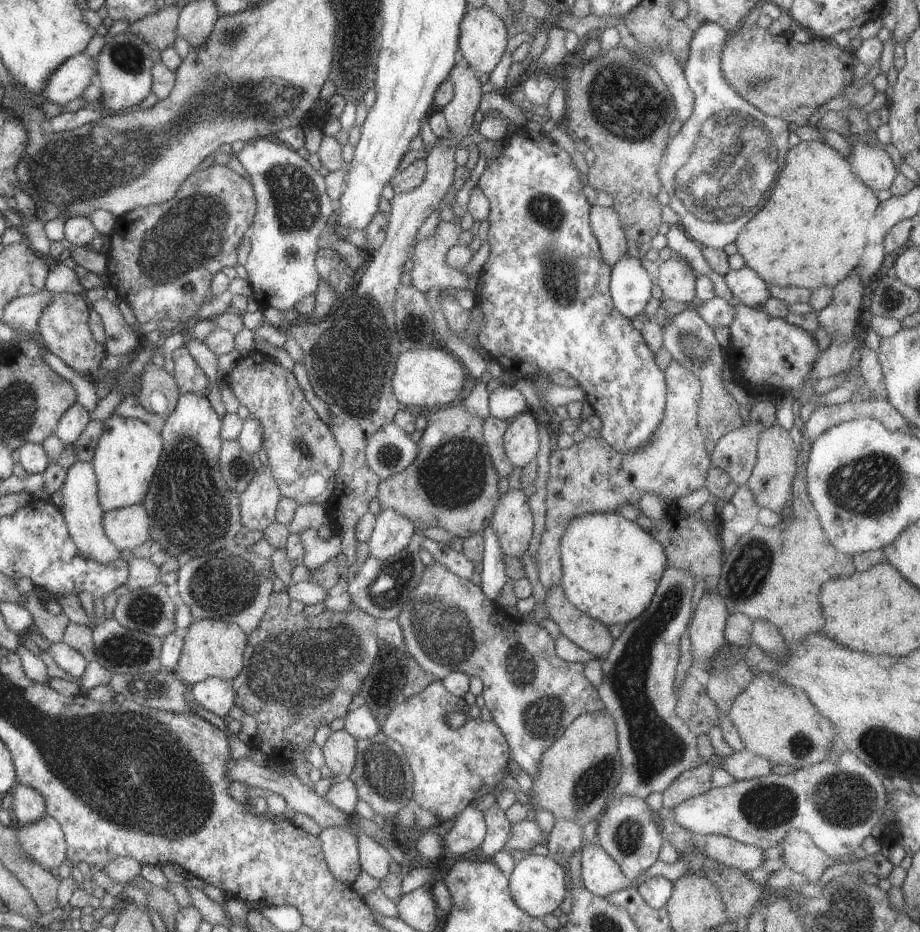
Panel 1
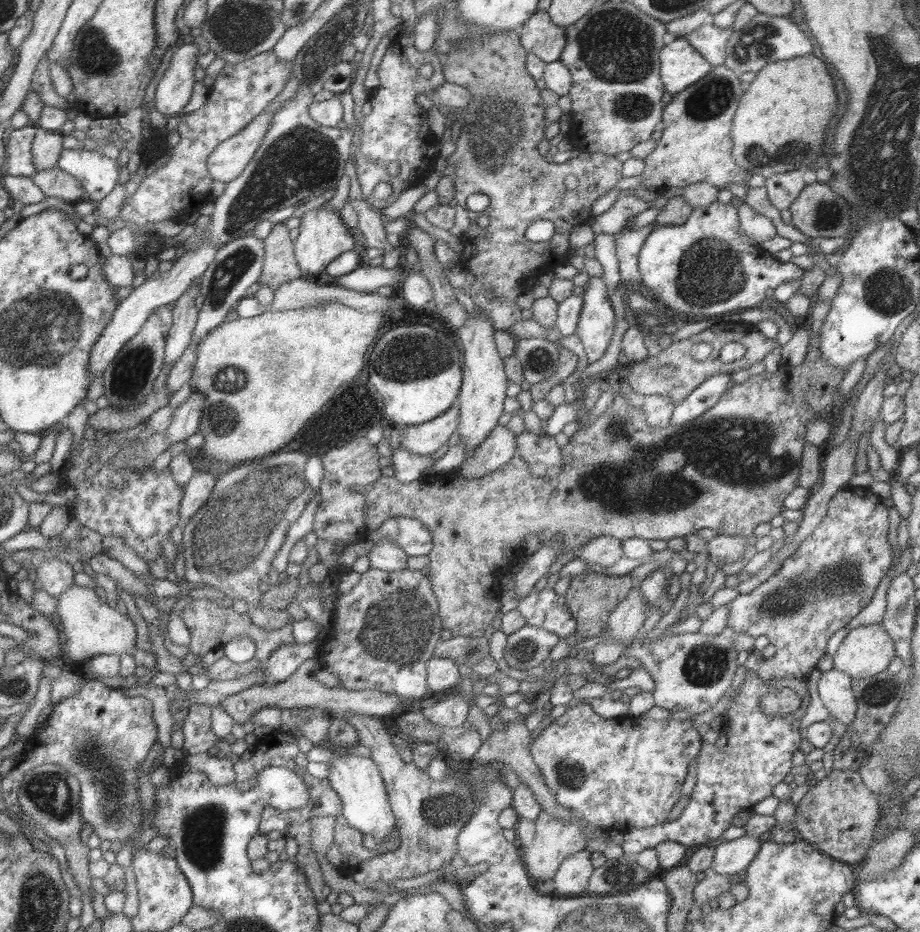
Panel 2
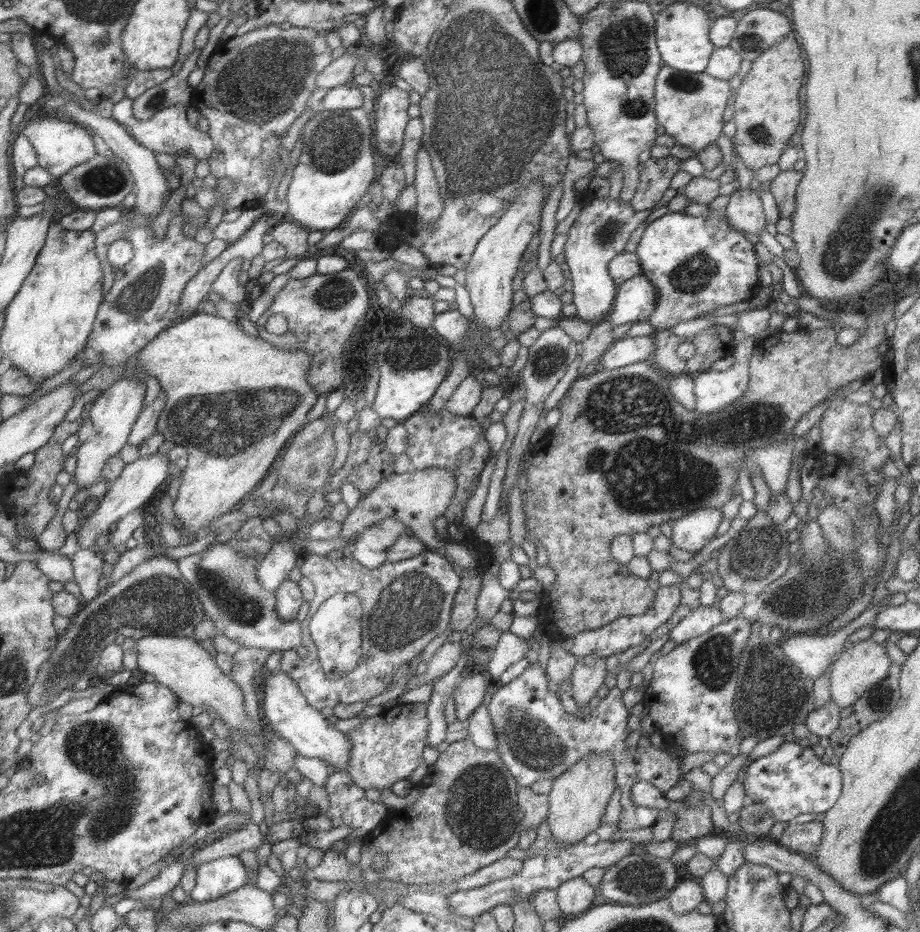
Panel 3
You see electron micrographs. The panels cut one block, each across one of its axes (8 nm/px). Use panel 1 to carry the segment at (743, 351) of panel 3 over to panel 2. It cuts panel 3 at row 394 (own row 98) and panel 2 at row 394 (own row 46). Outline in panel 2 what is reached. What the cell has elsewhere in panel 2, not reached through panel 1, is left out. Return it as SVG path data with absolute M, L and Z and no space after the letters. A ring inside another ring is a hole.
M717 373L705 378L679 404L674 406L670 419L671 426L679 428L687 422L695 421L699 415L718 401L731 384L731 375L727 373Z

